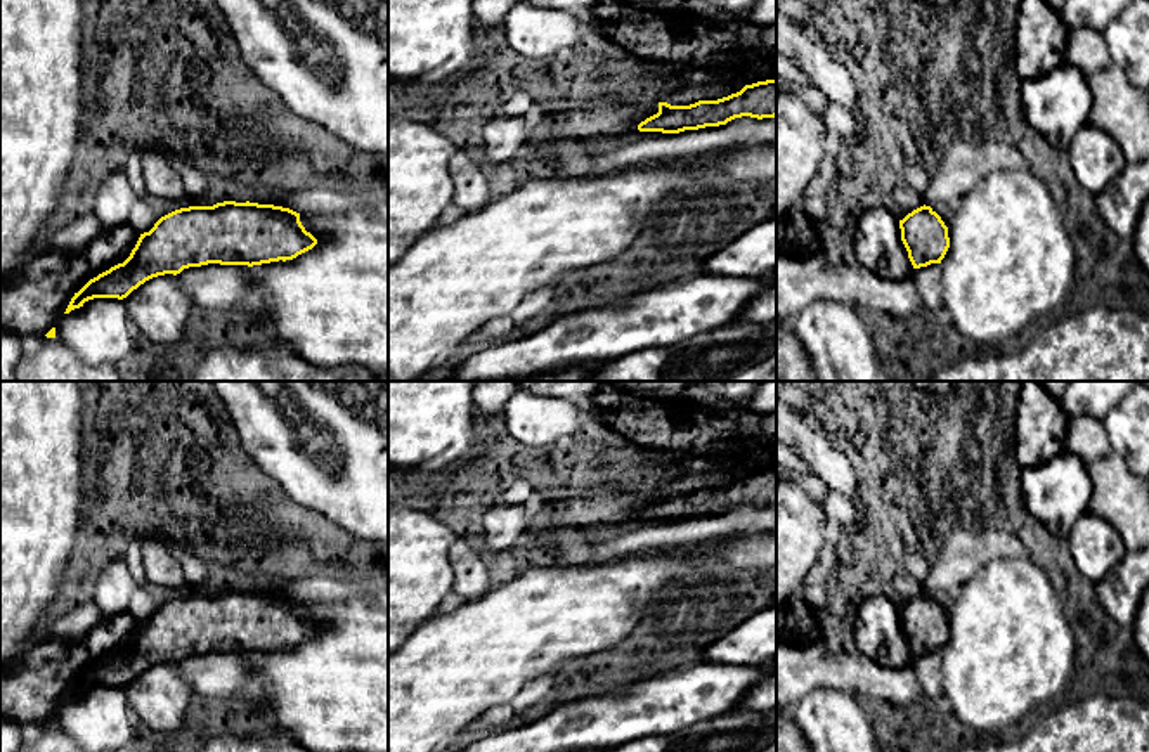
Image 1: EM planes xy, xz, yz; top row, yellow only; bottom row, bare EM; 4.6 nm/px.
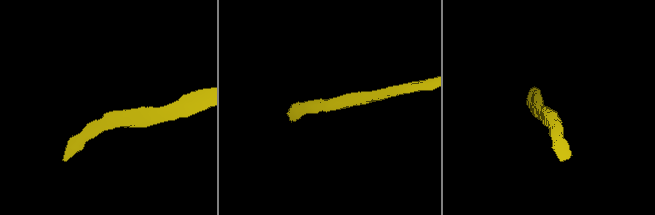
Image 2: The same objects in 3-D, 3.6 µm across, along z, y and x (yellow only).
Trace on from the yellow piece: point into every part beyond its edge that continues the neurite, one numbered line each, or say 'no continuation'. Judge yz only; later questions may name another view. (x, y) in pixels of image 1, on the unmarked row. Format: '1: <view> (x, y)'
no continuation

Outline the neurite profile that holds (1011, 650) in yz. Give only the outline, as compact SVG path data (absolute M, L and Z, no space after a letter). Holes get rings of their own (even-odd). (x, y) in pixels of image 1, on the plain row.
M1028 554L993 558L964 582L948 626L943 703L964 726L991 738L1066 697L1076 660L1074 631L1047 572Z

